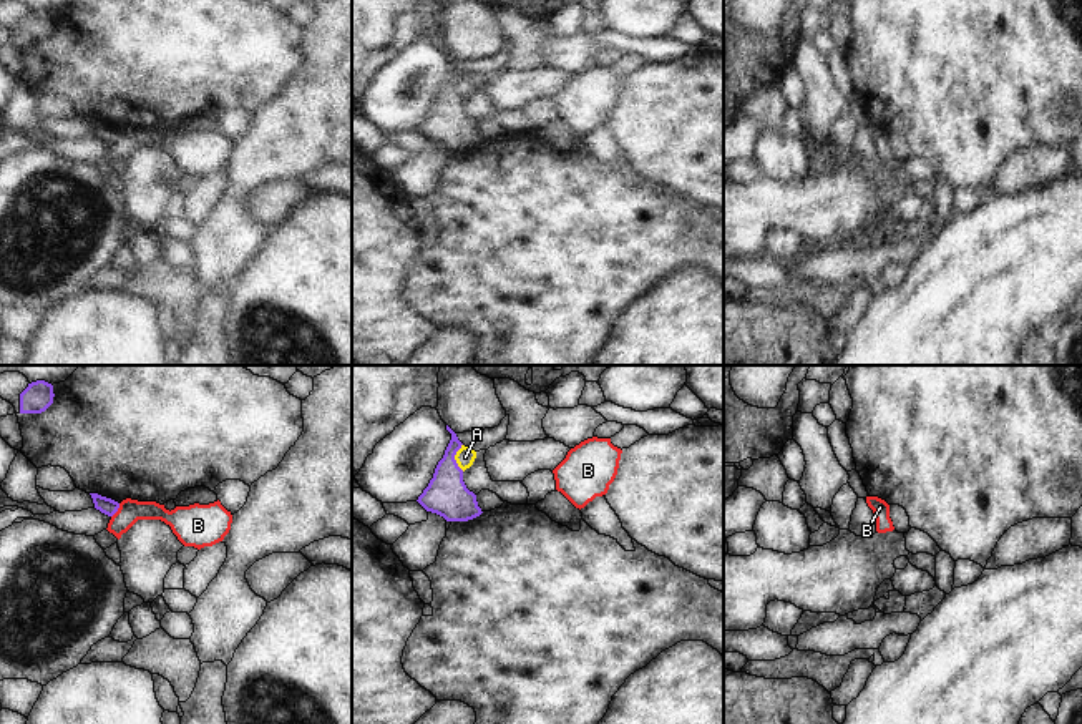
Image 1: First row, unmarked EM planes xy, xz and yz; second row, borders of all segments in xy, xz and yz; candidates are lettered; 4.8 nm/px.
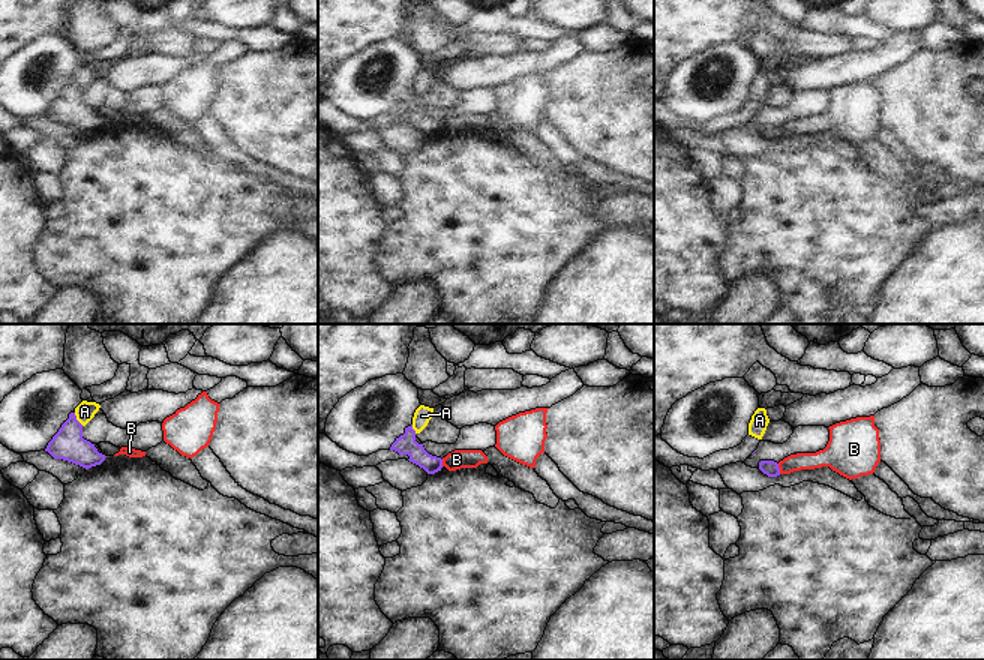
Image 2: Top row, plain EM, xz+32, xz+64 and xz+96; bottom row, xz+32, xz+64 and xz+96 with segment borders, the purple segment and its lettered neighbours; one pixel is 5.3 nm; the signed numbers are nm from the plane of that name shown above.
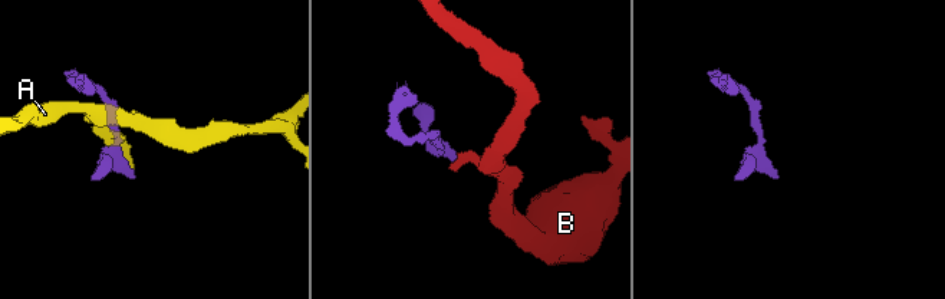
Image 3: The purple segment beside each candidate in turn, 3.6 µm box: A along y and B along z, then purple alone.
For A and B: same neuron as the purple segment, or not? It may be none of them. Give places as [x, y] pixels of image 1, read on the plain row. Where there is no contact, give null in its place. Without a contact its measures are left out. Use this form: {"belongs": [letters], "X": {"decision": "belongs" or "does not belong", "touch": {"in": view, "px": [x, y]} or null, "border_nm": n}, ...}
{"belongs": [], "A": {"decision": "does not belong", "touch": {"in": "xz", "px": [453, 85]}, "border_nm": 140}, "B": {"decision": "does not belong", "touch": {"in": "xy", "px": [116, 138]}, "border_nm": 80}}

